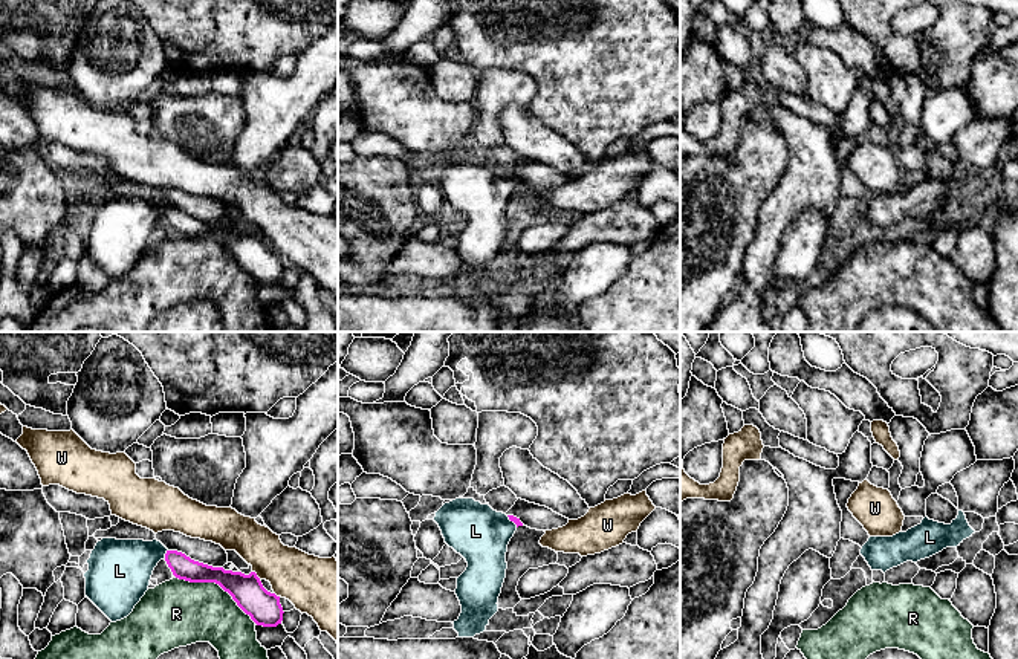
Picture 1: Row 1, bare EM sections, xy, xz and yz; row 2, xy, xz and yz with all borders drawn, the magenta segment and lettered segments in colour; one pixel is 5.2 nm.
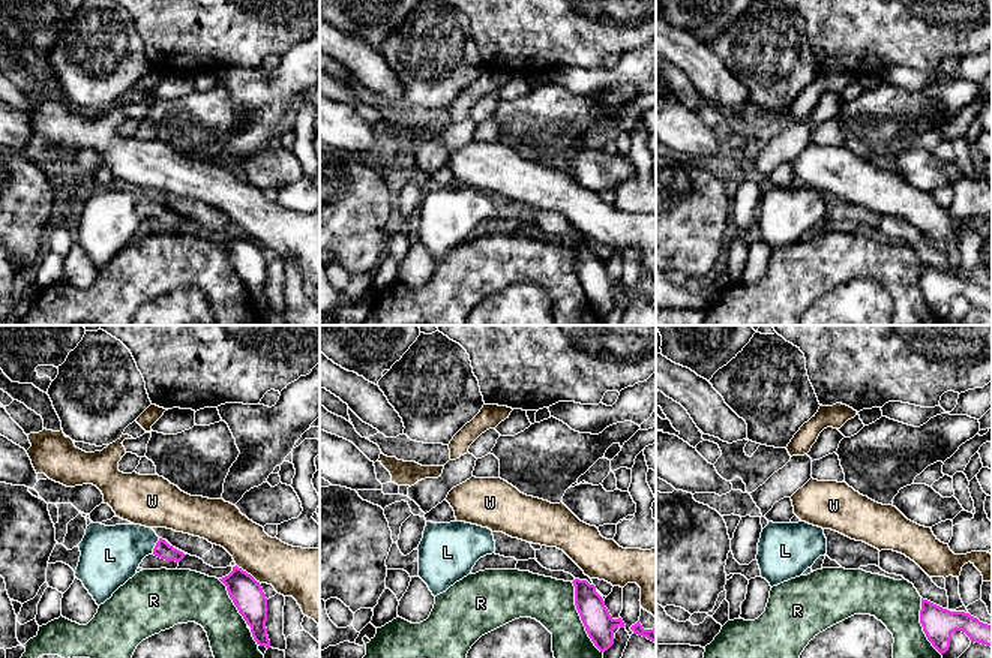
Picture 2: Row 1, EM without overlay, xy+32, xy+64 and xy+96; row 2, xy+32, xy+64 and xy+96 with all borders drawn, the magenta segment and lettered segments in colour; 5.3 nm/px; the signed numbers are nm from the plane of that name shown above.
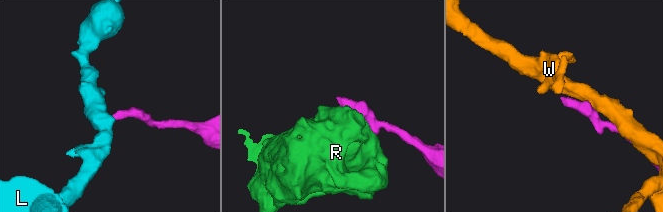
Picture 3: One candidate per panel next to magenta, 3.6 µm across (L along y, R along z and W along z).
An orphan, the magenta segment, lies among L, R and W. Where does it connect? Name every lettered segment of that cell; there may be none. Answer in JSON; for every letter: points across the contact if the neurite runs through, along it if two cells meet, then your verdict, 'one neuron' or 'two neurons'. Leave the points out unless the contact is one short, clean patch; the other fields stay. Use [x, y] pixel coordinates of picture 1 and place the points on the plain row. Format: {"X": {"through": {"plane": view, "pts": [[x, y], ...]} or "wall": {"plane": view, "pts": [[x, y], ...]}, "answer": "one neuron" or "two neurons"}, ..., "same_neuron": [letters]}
{"L": {"through": {"plane": "xy", "pts": [[184, 225], [165, 211], [147, 211], [121, 227]]}, "answer": "one neuron"}, "R": {"answer": "two neurons"}, "W": {"answer": "two neurons"}, "same_neuron": ["L"]}

